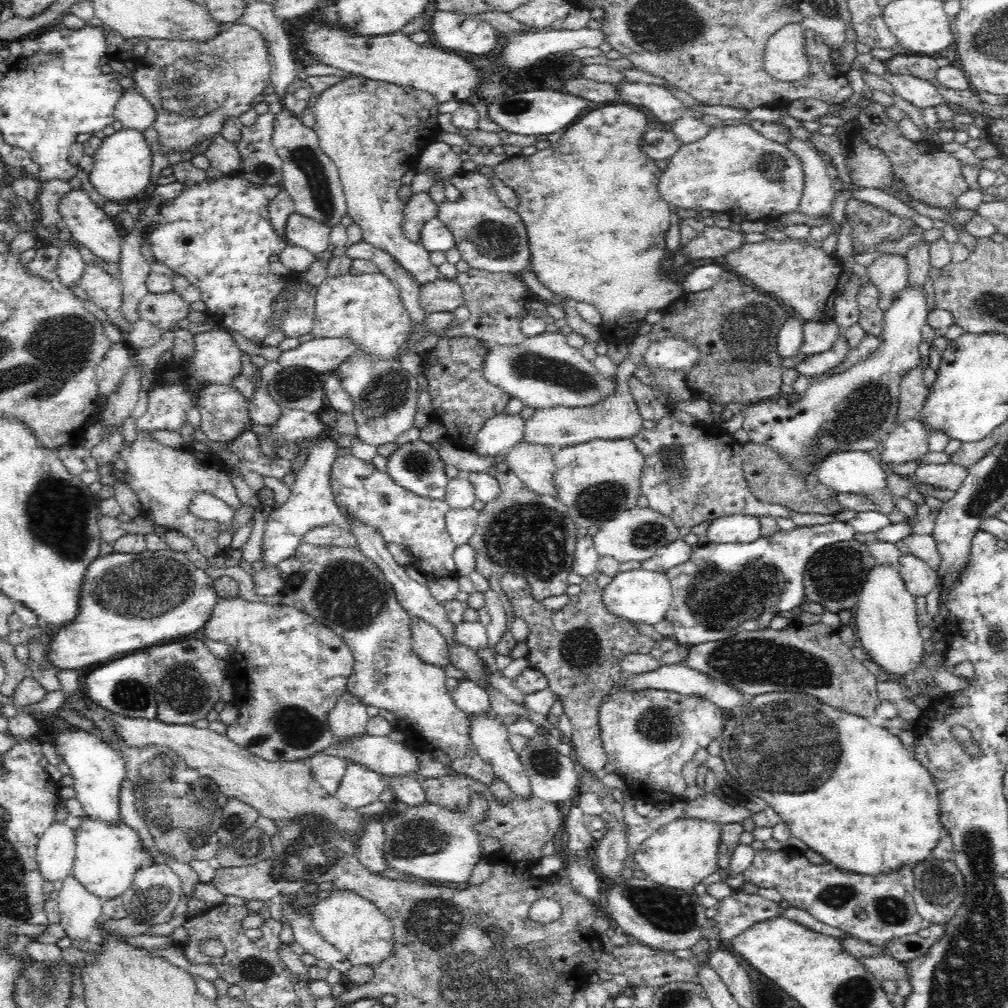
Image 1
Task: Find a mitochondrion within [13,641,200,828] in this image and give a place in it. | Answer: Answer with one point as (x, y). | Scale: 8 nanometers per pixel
(161, 765)

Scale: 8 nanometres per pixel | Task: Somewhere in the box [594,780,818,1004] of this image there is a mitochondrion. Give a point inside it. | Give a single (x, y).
(668, 912)

